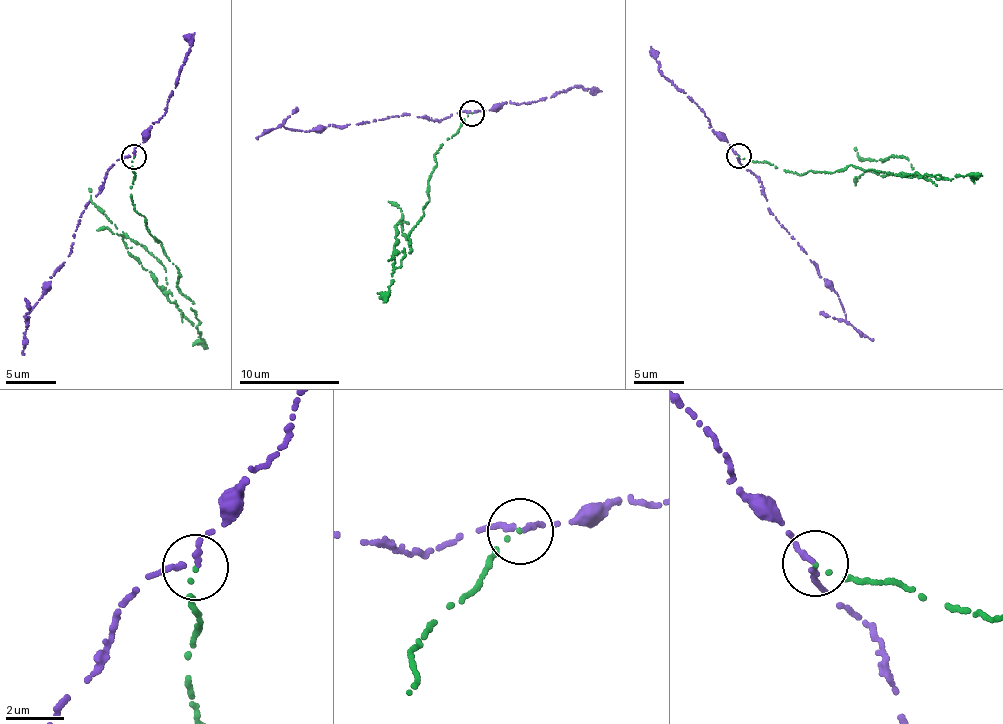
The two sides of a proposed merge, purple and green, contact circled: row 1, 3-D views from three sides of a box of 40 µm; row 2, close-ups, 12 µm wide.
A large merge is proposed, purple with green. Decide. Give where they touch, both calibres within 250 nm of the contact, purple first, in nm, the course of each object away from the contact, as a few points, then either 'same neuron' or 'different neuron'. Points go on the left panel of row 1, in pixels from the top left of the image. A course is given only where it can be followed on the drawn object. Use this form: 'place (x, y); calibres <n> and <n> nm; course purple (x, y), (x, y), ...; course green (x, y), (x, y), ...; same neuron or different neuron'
place (133, 157); calibres 240 and 70 nm; course purple (135, 156), (108, 167), (103, 188), (84, 205), (68, 257), (42, 287), (28, 322), (21, 354); course green (133, 157), (134, 211), (178, 272), (198, 324), (168, 299), (162, 263), (101, 212), (89, 187); different neuron

